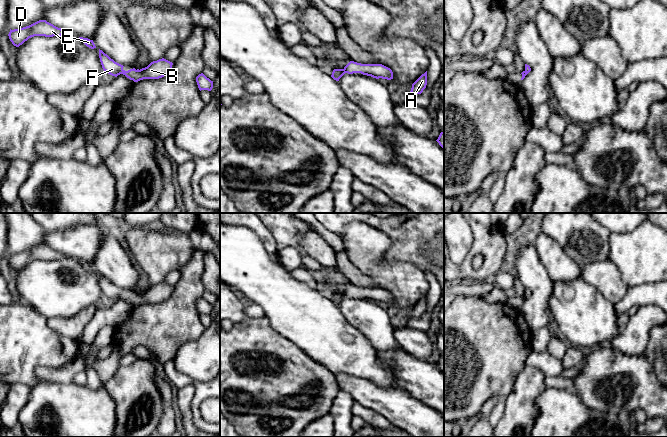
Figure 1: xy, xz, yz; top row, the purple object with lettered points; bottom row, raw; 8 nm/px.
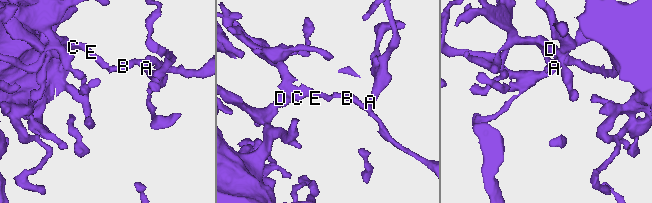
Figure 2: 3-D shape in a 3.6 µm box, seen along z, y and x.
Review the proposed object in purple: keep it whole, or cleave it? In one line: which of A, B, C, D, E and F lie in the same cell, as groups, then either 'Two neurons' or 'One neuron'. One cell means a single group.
Groups: A B C D E F. One neuron

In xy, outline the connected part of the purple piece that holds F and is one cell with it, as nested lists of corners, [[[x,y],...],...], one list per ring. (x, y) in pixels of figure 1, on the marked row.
[[[99,49],[99,58],[104,71],[117,77],[120,74],[125,75],[130,80],[138,82],[143,79],[159,79],[169,74],[172,70],[173,63],[162,58],[151,62],[147,67],[142,69],[130,69],[125,71],[123,65],[115,62],[107,54]]]

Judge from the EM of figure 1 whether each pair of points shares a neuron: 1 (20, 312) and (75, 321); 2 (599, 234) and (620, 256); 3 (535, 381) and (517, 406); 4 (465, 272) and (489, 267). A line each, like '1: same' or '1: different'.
1: different
2: different
3: same
4: same

